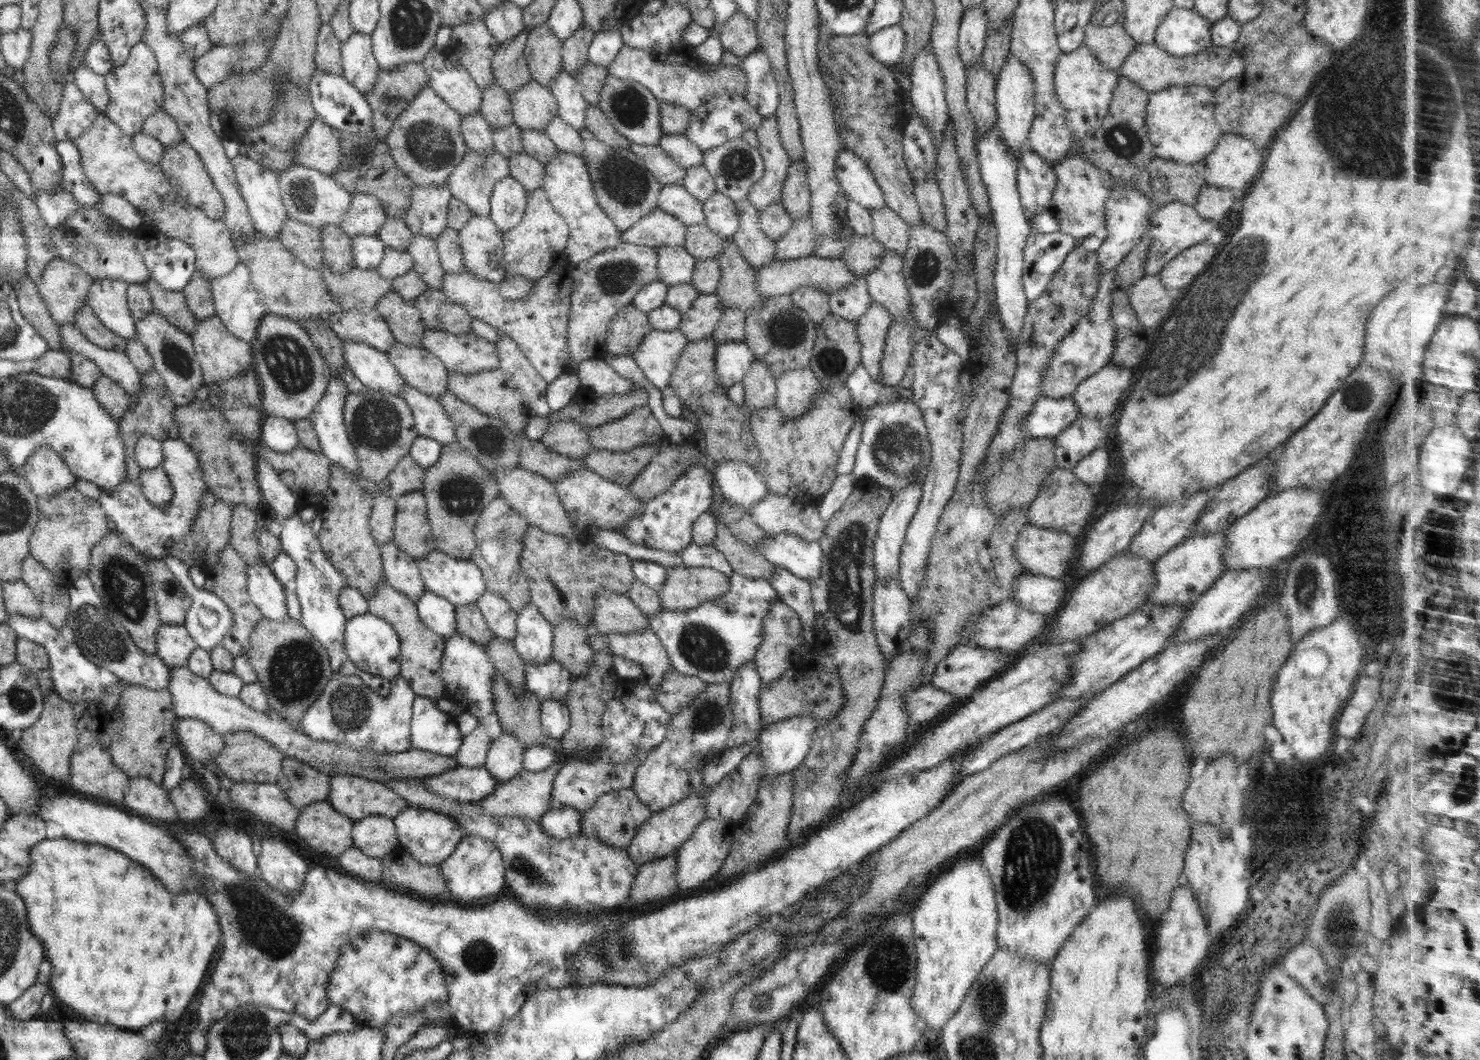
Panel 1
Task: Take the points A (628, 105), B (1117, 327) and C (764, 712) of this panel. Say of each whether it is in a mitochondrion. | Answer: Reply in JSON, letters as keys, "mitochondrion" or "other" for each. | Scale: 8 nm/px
{"A":"mitochondrion","B":"other","C":"other"}

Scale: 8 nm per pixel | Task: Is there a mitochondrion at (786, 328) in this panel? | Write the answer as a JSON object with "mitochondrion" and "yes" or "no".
{"mitochondrion":"yes"}

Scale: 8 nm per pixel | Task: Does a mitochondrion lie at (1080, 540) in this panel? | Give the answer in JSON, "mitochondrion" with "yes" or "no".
{"mitochondrion":"no"}

